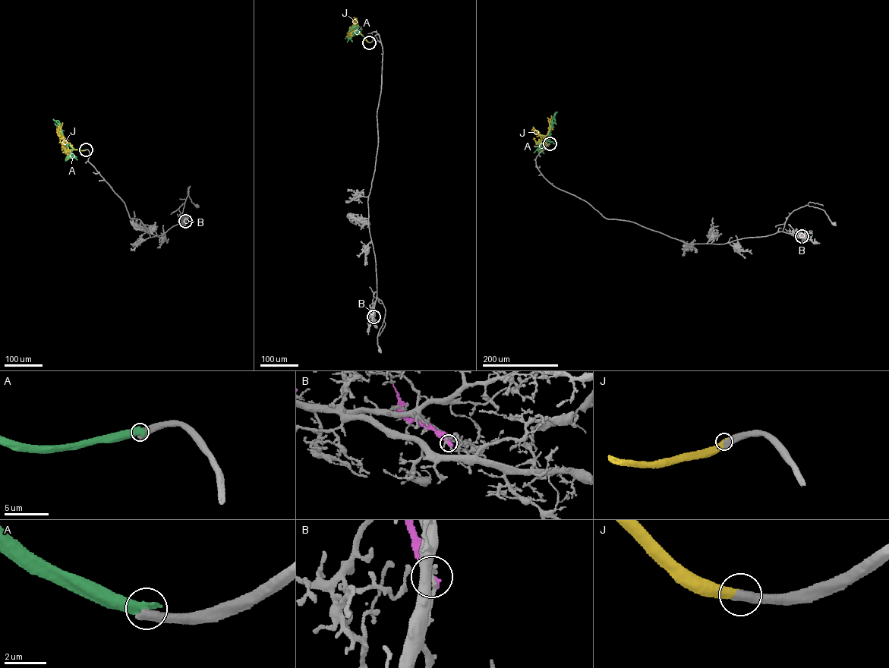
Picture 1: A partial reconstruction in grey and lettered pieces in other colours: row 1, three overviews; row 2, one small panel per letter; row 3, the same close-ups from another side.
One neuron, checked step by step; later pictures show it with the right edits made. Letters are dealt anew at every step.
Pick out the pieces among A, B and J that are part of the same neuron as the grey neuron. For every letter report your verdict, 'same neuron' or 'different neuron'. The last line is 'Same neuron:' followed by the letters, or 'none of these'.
A: different neuron
B: different neuron
J: same neuron
Same neuron: J

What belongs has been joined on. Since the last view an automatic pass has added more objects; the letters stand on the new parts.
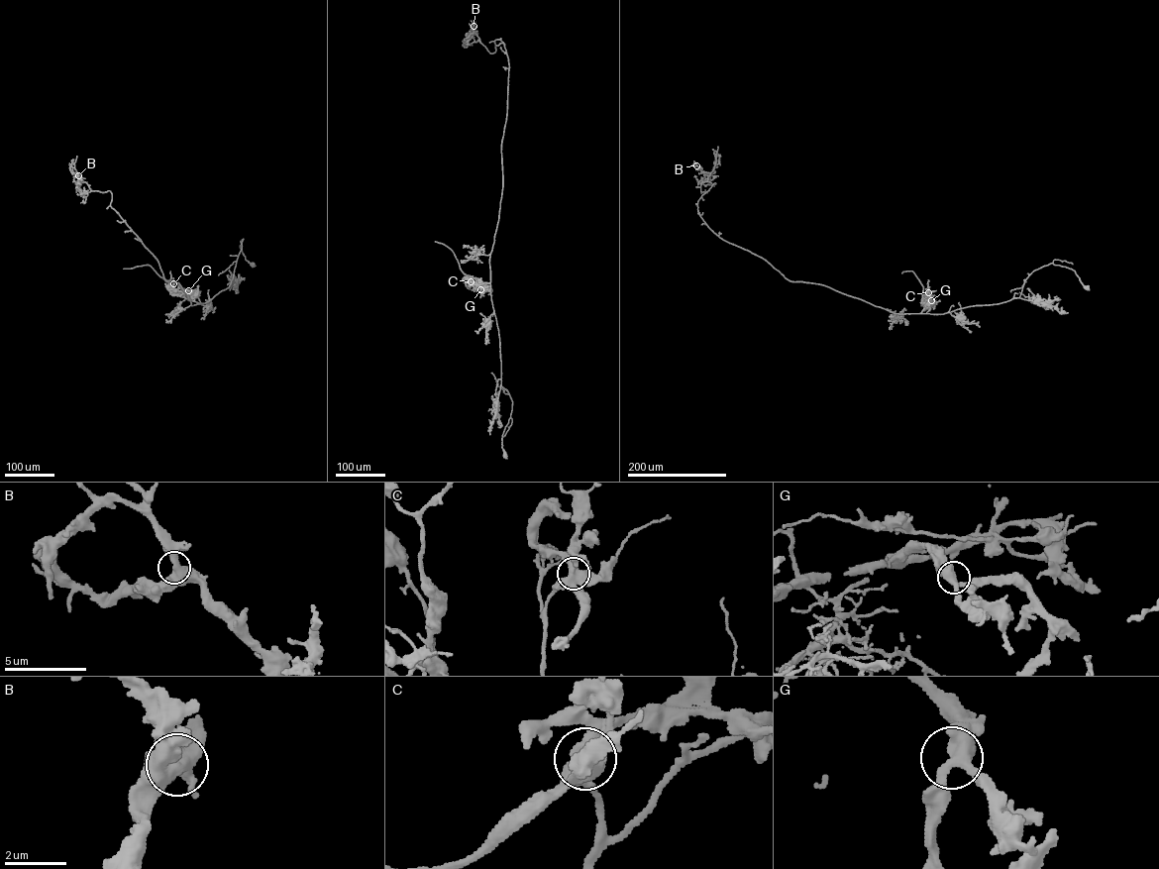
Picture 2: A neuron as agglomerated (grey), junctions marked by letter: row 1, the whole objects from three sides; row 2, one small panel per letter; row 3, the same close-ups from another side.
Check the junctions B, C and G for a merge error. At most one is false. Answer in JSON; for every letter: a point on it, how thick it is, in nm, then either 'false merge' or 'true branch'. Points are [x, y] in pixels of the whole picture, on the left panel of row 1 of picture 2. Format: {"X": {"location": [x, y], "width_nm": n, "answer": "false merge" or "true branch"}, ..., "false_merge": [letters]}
{"B": {"location": [78, 175], "width_nm": 500, "answer": "true branch"}, "C": {"location": [173, 283], "width_nm": 550, "answer": "false merge"}, "G": {"location": [188, 290], "width_nm": 440, "answer": "true branch"}, "false_merge": ["C"]}

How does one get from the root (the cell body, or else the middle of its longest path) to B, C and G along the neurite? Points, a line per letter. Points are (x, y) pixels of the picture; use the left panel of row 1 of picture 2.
B: (252, 264), (241, 243), (229, 287), (191, 305), (112, 208), (110, 191), (91, 190), (78, 175)
C: (252, 264), (246, 260), (240, 247), (241, 243), (230, 285), (205, 302), (193, 301), (173, 288), (173, 283)
G: (252, 264), (246, 260), (240, 247), (241, 243), (228, 287), (202, 303), (188, 290)

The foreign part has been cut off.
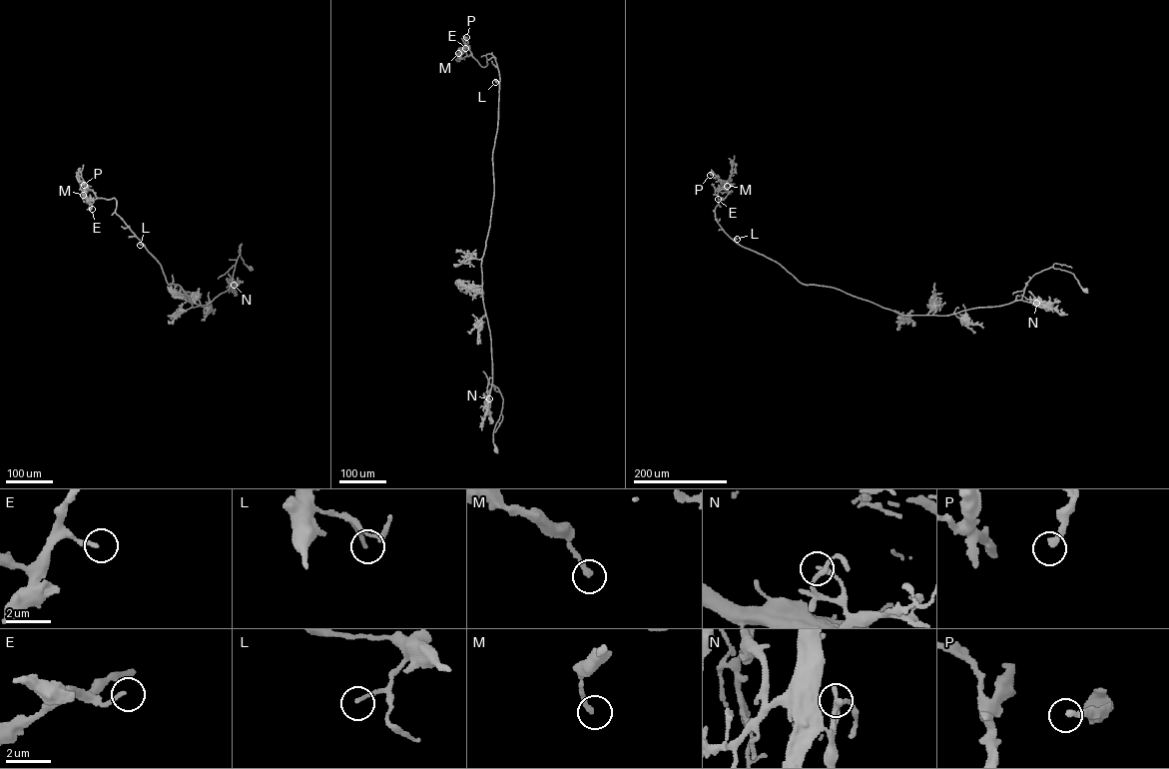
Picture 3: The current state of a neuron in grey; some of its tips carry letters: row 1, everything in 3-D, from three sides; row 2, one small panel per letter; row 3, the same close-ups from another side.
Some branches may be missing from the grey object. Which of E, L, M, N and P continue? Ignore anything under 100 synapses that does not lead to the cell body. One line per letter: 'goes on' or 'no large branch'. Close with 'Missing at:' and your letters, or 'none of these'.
E: no large branch
L: no large branch
M: no large branch
N: no large branch
P: no large branch
Missing at: none of these

